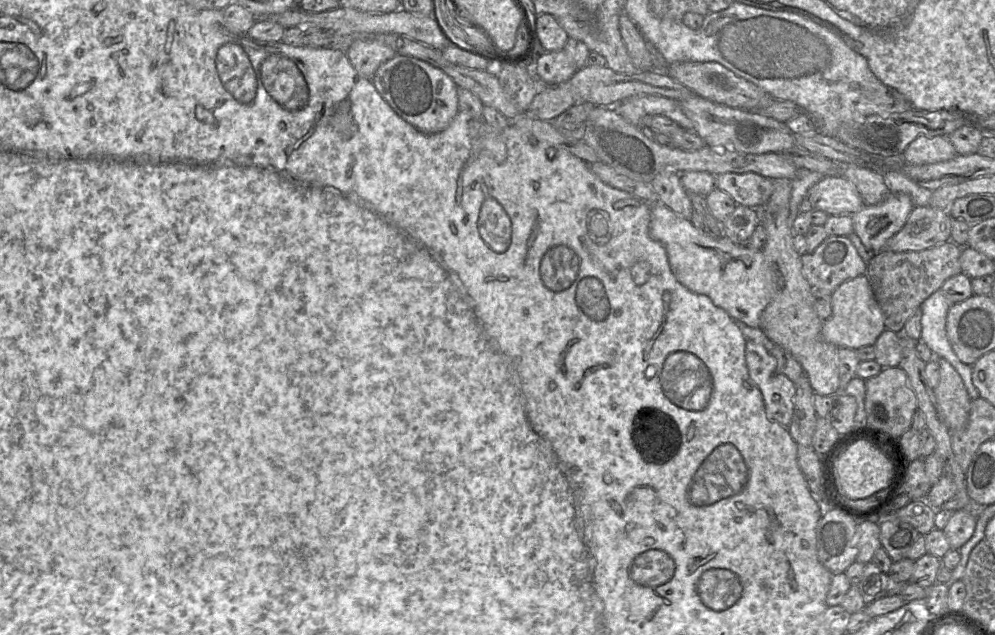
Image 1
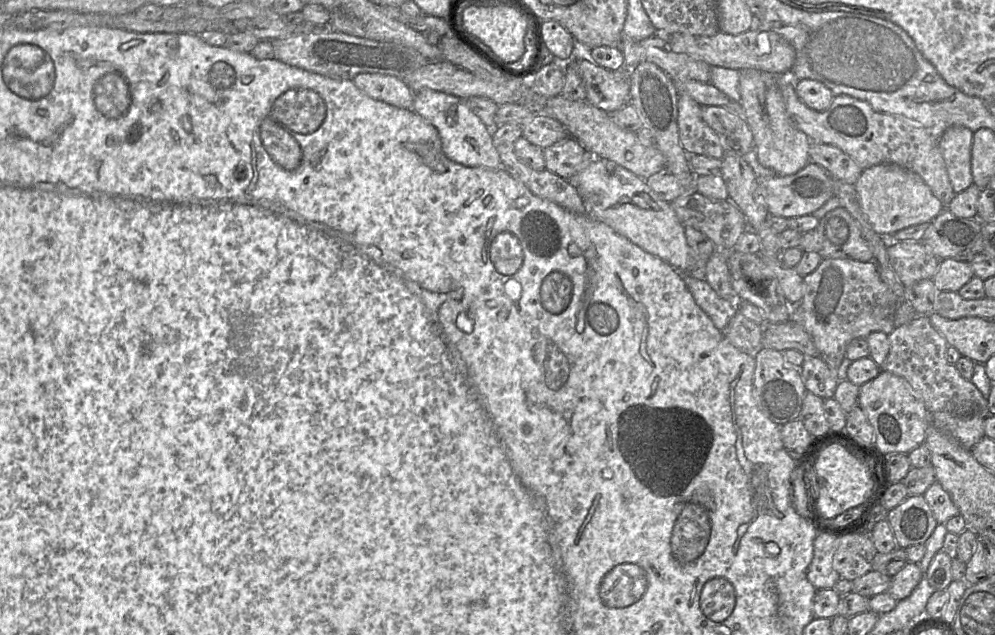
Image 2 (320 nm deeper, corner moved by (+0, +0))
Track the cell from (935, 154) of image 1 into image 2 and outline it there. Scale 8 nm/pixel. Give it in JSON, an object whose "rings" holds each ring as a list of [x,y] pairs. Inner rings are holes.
{"rings":[[[963,126],[948,127],[938,139],[954,192],[960,193],[973,183],[971,150],[973,132]]]}

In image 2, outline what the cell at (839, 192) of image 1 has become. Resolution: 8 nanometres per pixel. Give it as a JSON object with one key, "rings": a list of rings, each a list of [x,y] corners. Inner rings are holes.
{"rings":[[[809,162],[799,172],[788,176],[771,177],[758,180],[760,198],[765,203],[771,216],[797,218],[803,215],[812,215],[825,202],[834,196],[832,177],[822,167]]]}

